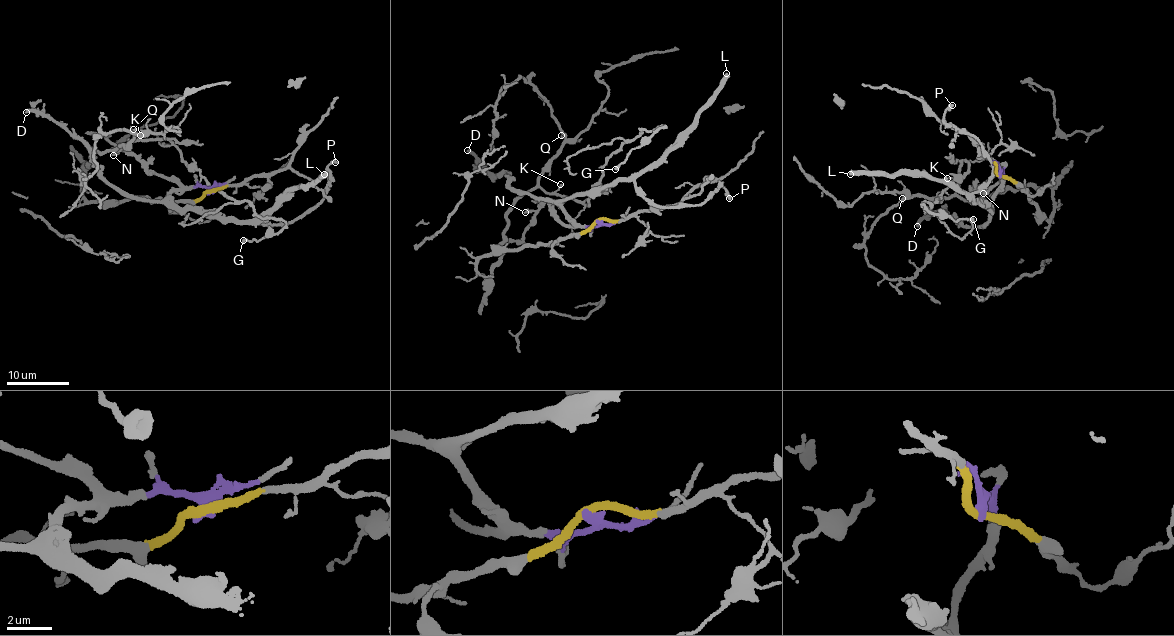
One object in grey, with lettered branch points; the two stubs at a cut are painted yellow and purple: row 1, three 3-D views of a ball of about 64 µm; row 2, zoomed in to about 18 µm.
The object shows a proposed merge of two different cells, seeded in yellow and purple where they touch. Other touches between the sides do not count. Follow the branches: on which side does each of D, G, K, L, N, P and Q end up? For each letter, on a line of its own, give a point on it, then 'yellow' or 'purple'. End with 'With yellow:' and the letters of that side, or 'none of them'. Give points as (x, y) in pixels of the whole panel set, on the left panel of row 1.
D: at (26, 112); purple
G: at (243, 240); yellow
K: at (140, 135); yellow
L: at (324, 174); purple
N: at (113, 155); purple
P: at (335, 162); purple
Q: at (133, 129); yellow
With yellow: G, K, Q

